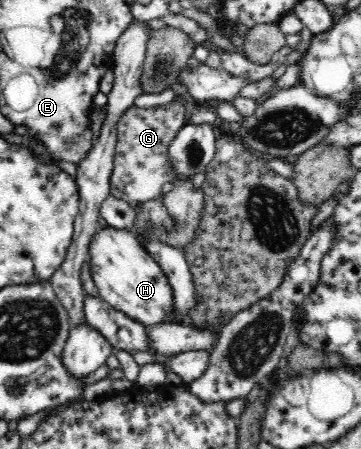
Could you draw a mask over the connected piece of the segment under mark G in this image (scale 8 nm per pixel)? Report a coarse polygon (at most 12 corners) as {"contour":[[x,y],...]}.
{"contour":[[177,99],[117,121],[110,194],[137,209],[131,231],[182,252],[203,189],[169,166],[186,124]]}

